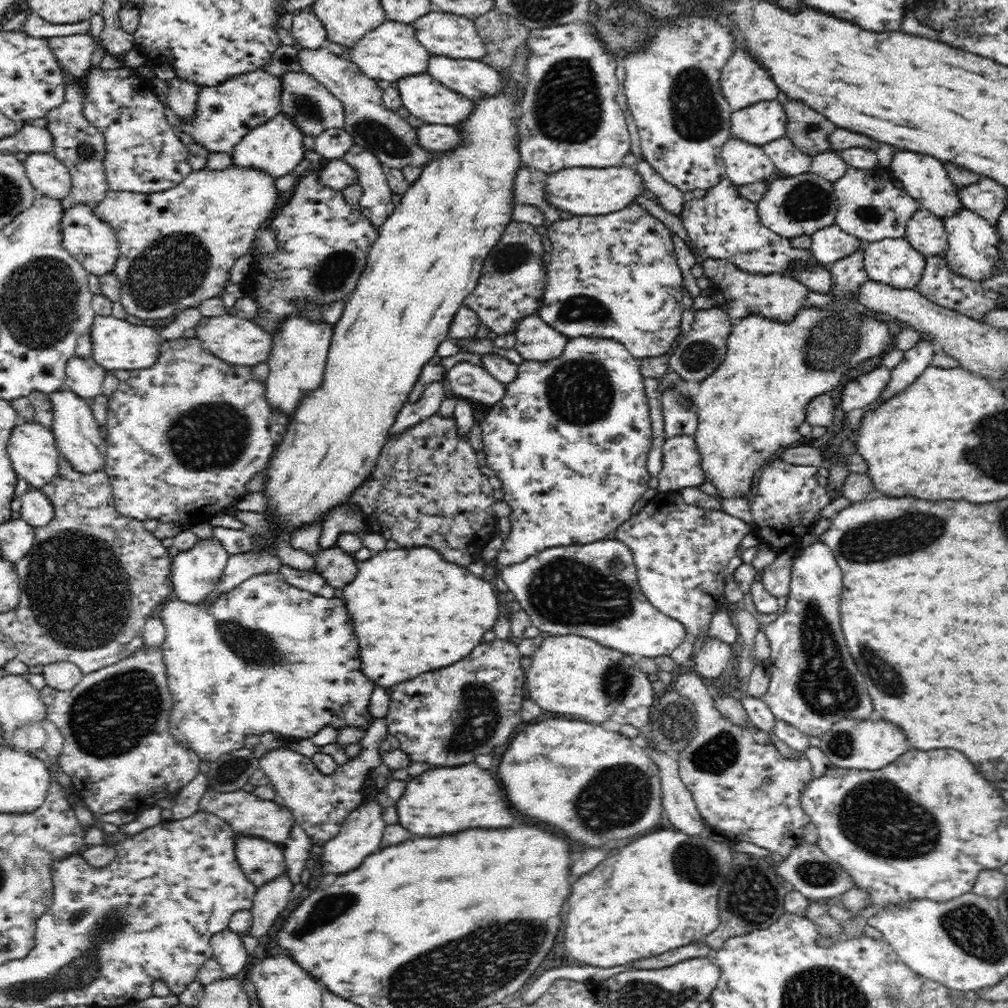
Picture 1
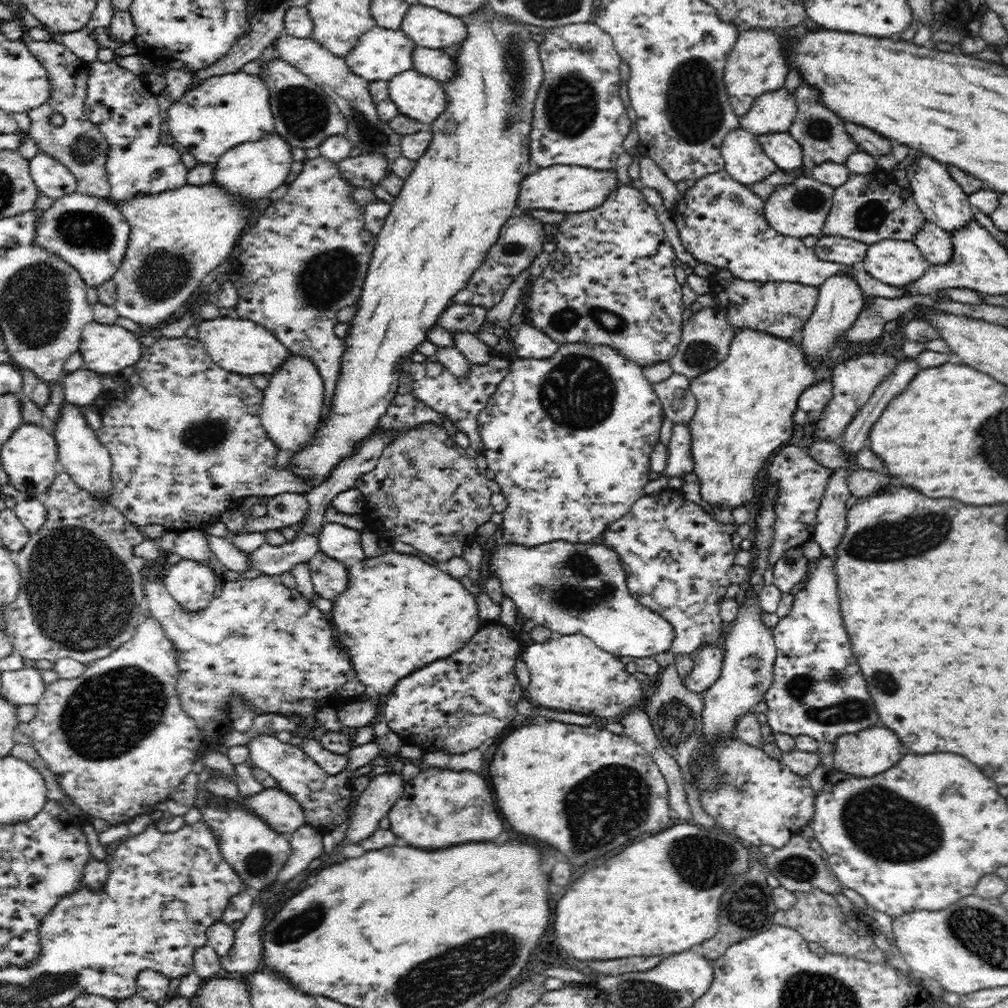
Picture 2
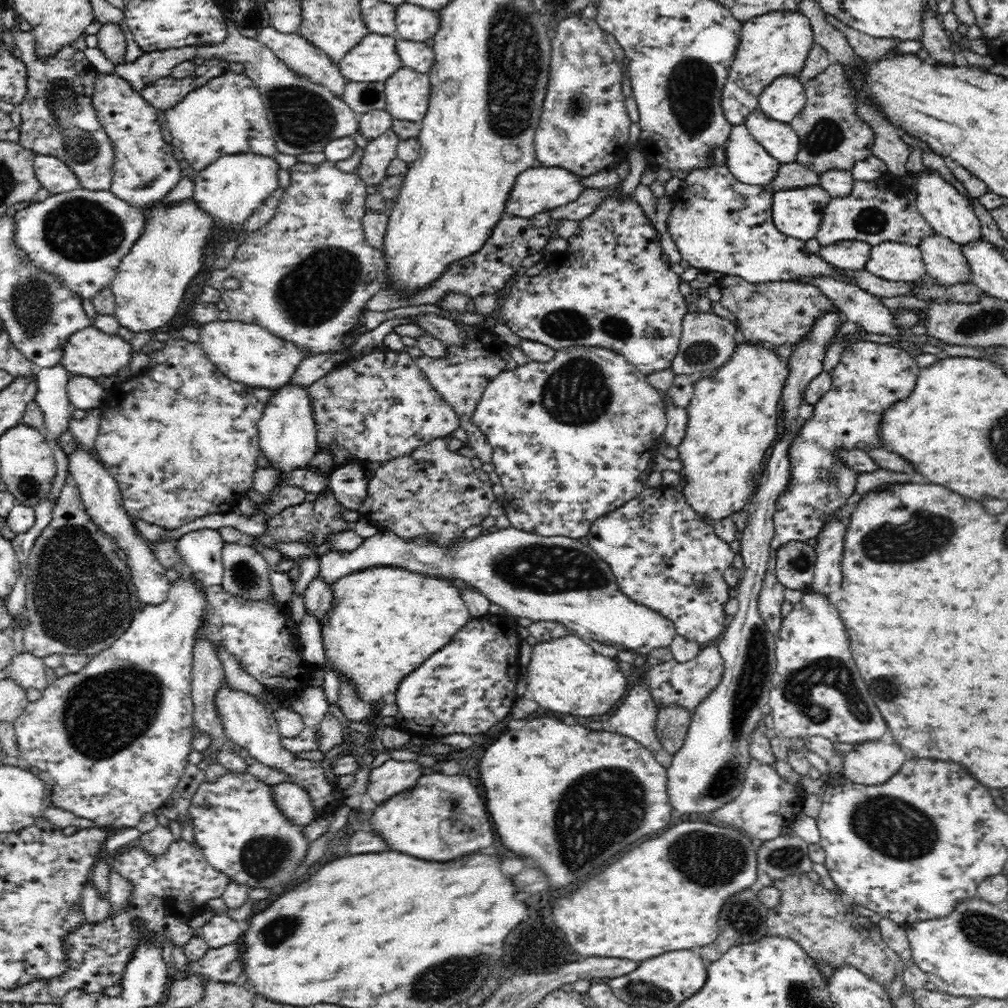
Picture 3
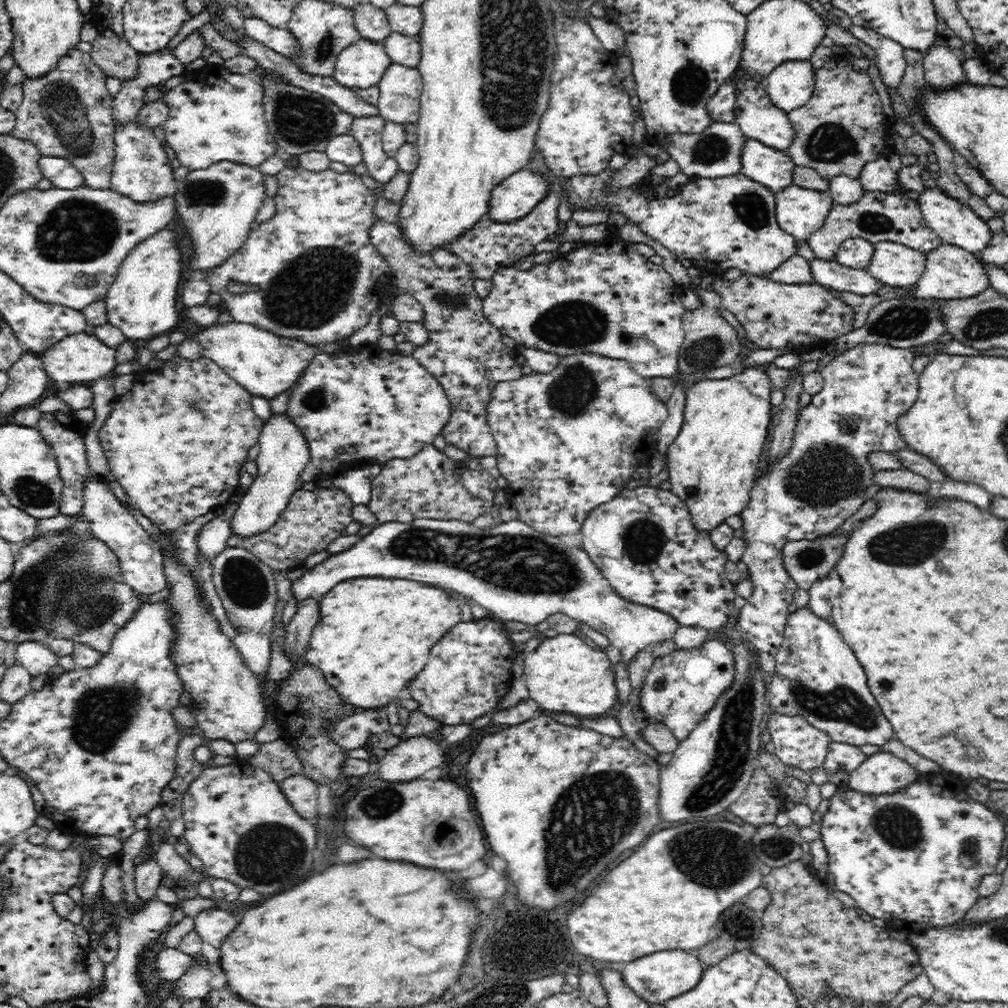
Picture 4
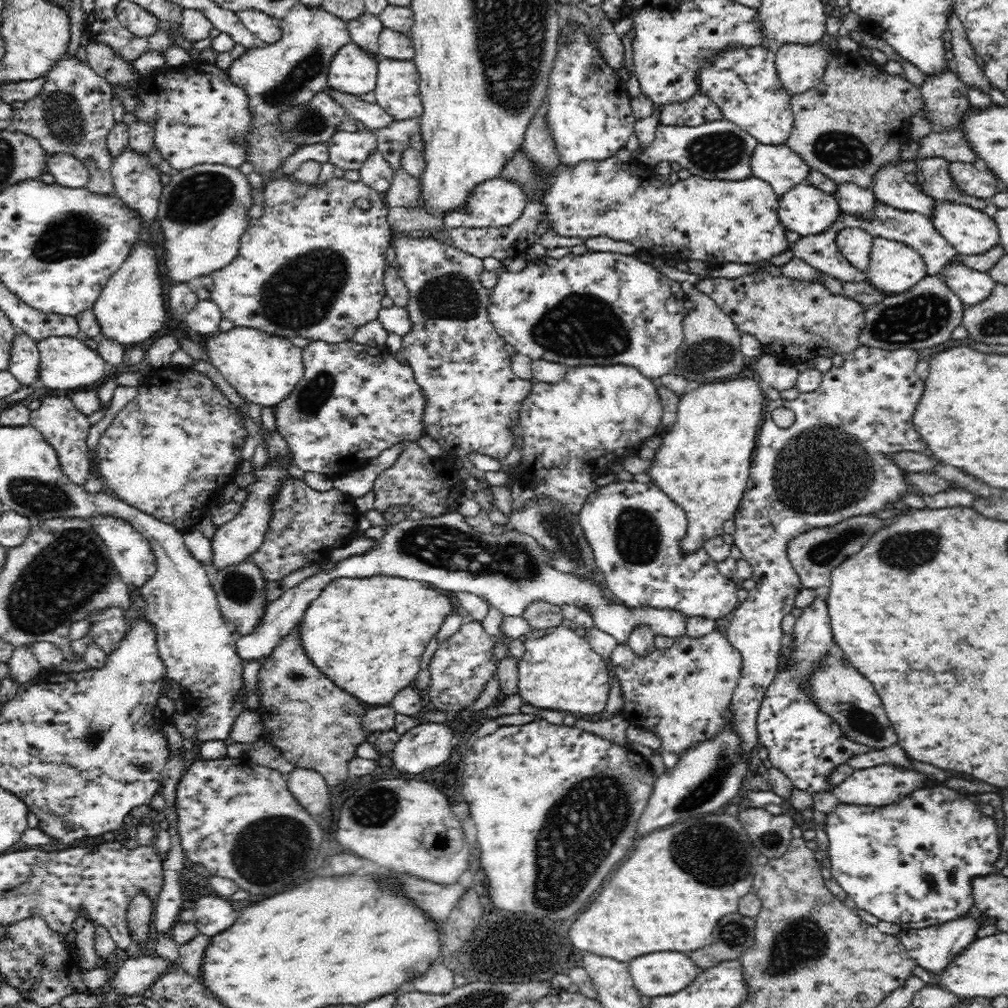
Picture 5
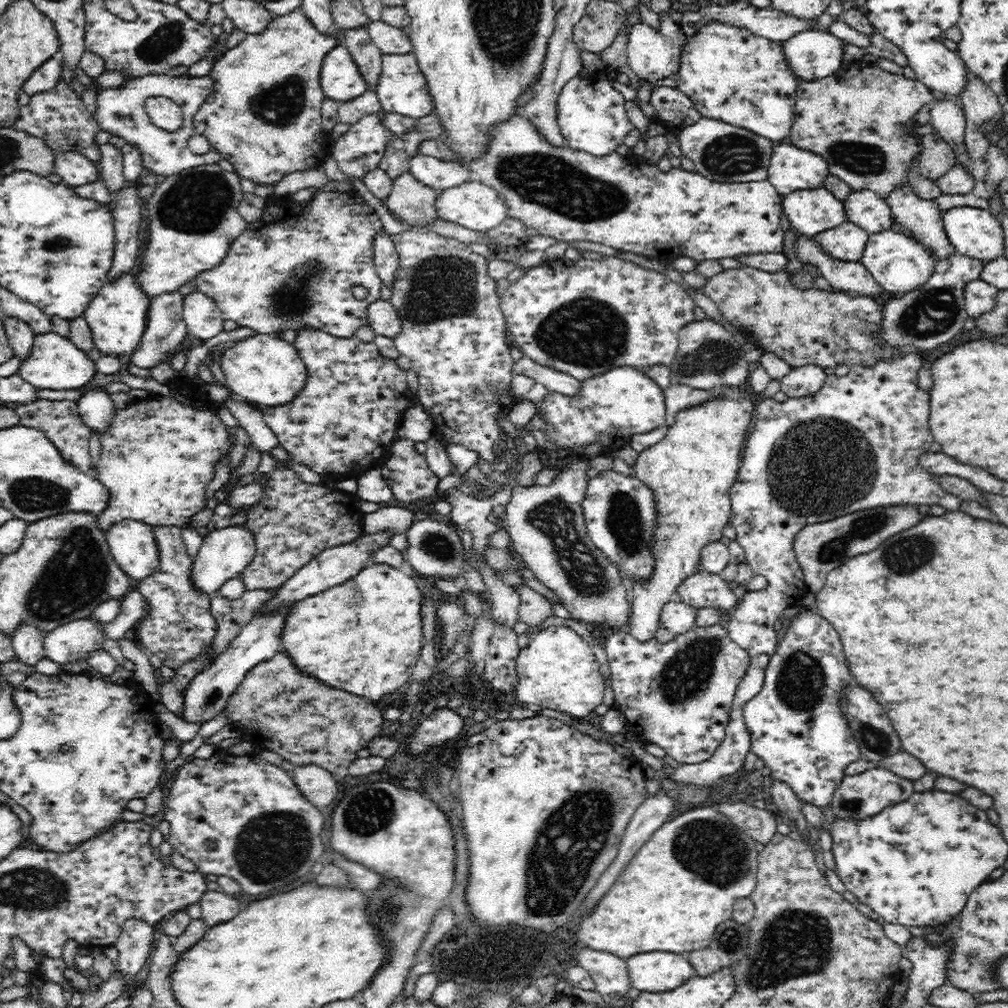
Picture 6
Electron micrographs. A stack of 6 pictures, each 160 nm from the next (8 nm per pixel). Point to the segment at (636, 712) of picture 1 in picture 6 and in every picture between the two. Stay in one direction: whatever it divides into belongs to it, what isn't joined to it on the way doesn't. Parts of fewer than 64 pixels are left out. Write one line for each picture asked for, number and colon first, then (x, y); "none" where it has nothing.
2: (570, 673)
3: (566, 676)
4: (564, 674)
5: (560, 671)
6: (556, 668)

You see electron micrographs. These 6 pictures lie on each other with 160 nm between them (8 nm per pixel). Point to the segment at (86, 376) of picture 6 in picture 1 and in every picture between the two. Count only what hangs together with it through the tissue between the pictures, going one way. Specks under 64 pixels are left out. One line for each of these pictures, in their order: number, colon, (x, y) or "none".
1: (117, 344)
2: (107, 349)
3: (89, 352)
4: (79, 358)
5: (65, 362)

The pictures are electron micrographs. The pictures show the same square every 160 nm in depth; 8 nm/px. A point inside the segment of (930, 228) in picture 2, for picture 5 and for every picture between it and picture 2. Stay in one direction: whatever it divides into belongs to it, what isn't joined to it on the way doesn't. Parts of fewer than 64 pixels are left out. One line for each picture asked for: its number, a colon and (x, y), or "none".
3: (944, 261)
4: (950, 272)
5: (971, 286)

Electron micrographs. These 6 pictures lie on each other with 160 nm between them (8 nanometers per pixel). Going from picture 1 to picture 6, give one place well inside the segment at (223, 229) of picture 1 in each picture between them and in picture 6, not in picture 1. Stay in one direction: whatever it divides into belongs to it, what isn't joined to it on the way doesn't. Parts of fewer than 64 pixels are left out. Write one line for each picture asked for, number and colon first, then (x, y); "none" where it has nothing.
2: (176, 238)
3: (151, 280)
4: (141, 302)
5: (131, 308)
6: (117, 315)

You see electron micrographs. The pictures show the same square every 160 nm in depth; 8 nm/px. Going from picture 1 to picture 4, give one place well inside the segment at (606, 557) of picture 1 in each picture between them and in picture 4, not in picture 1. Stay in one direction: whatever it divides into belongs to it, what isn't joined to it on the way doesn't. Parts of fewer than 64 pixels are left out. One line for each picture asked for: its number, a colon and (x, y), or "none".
2: (572, 588)
3: (558, 579)
4: (520, 574)

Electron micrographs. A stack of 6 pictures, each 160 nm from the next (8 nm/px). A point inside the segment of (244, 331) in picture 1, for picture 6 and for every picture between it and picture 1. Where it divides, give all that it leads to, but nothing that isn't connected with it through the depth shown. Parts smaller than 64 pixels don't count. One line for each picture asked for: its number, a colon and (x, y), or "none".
2: (240, 346)
3: (249, 354)
4: (265, 364)
5: (264, 368)
6: (264, 371)

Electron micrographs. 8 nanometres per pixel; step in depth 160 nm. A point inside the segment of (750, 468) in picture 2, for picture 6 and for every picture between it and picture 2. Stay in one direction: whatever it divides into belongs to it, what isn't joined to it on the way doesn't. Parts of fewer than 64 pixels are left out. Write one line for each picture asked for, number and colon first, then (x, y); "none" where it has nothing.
3: (733, 414)
4: (713, 462)
5: (703, 463)
6: (690, 471)

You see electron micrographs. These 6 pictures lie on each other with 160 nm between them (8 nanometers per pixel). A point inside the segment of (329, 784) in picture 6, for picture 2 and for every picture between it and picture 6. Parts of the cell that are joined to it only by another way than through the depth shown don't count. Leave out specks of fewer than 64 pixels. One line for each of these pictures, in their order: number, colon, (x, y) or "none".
2: (282, 811)
3: (292, 798)
4: (301, 791)
5: (309, 787)

